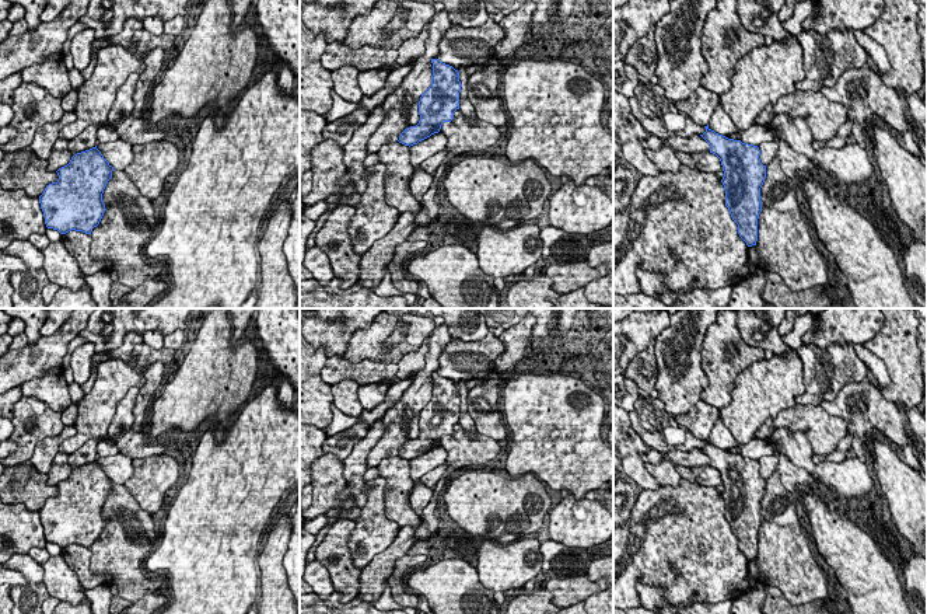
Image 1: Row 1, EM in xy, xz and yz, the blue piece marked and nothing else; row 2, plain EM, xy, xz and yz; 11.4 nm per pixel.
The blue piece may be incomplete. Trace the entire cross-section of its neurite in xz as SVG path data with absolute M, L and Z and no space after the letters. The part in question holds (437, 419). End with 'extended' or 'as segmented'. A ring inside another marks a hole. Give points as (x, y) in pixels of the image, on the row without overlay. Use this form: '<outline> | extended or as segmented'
M431 373L431 377L431 400L419 415L420 435L416 440L405 443L398 454L409 461L438 447L441 439L451 436L454 426L459 423L459 386L438 373Z | as segmented

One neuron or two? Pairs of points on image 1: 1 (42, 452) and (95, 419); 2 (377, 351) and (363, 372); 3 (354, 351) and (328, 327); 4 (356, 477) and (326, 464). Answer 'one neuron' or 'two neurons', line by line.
1: two neurons
2: two neurons
3: two neurons
4: two neurons

